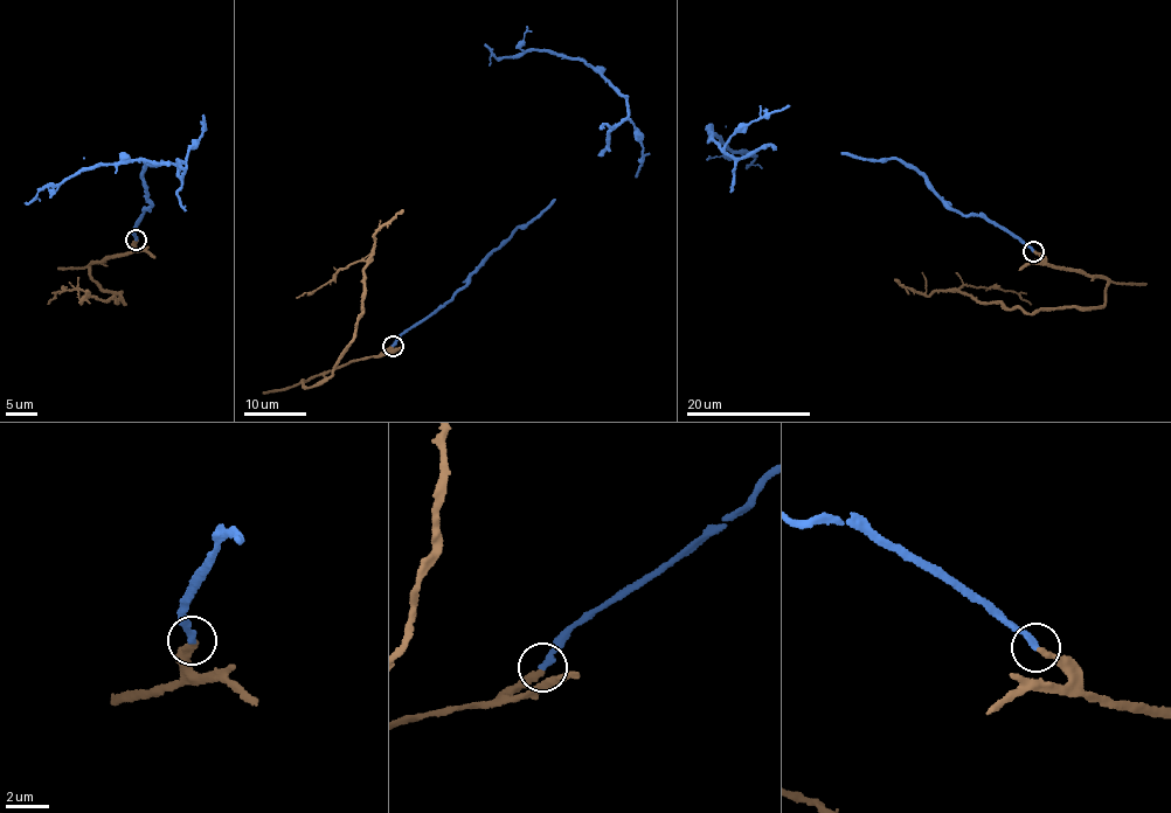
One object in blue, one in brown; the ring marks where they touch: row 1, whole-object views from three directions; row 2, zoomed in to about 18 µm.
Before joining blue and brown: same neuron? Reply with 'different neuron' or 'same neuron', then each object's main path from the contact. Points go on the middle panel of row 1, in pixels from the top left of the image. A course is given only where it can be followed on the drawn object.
same neuron | blue via (393, 345), (600, 157), (610, 132), (626, 117), (626, 101), (583, 62), (529, 50), (496, 56), (485, 43) | brown via (393, 347), (302, 381), (304, 387), (326, 381), (354, 339), (364, 311), (366, 263), (350, 263), (296, 298)

